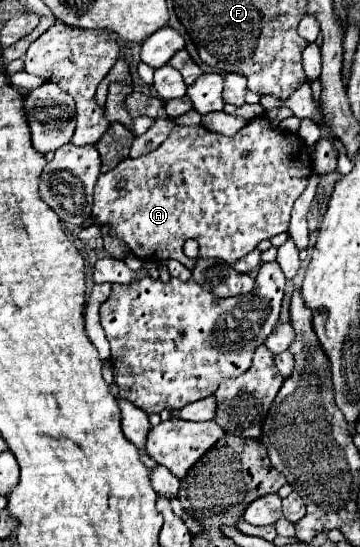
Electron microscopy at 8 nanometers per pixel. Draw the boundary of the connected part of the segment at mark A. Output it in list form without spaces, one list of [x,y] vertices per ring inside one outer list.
[[[265,115],[251,119],[233,137],[207,131],[203,125],[175,127],[155,151],[139,159],[127,157],[113,171],[99,177],[91,219],[99,225],[109,225],[111,235],[123,239],[133,255],[143,261],[161,263],[177,259],[187,269],[193,269],[195,259],[189,259],[183,253],[183,245],[187,239],[195,239],[199,243],[201,259],[215,257],[233,265],[263,239],[271,239],[277,233],[287,231],[291,207],[307,187],[311,165],[305,141],[291,131],[273,127]]]

